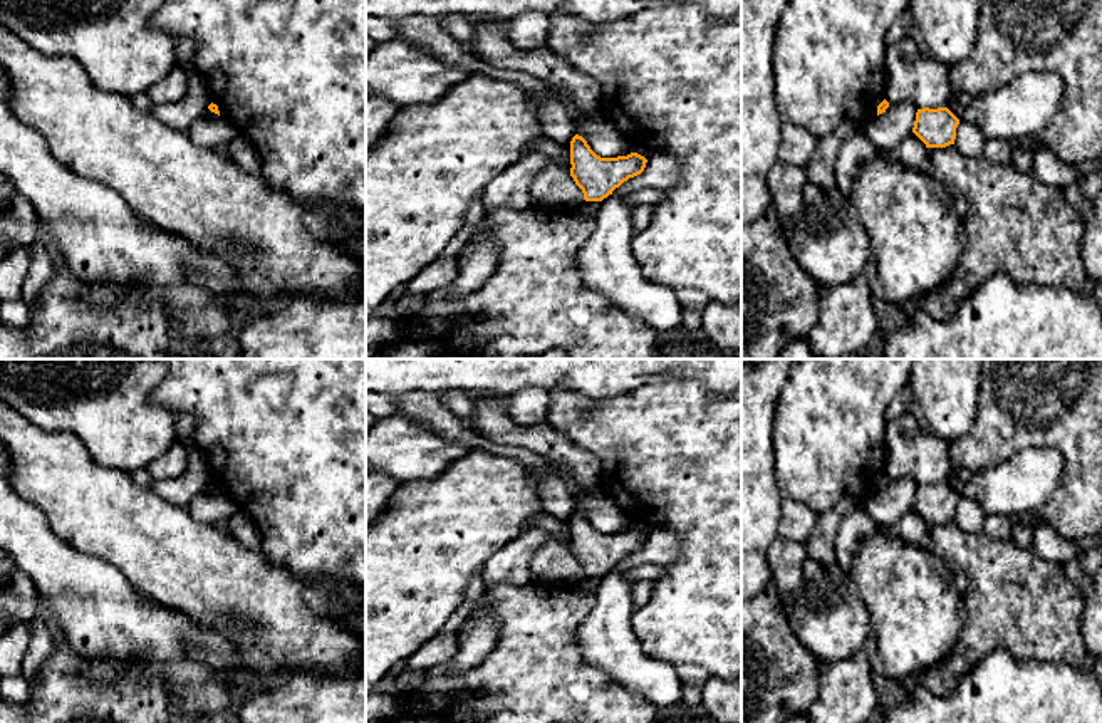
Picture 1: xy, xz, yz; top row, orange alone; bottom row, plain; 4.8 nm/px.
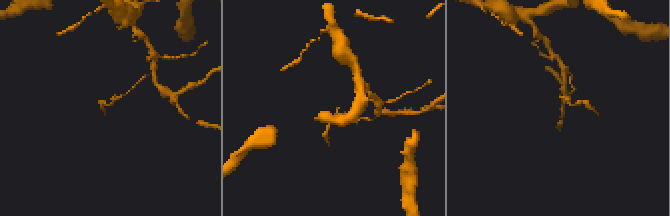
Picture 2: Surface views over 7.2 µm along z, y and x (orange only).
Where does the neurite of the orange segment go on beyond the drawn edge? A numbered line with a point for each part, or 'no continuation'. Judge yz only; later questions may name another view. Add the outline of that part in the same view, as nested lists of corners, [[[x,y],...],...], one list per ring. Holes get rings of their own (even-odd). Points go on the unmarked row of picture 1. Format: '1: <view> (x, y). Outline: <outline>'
no continuation

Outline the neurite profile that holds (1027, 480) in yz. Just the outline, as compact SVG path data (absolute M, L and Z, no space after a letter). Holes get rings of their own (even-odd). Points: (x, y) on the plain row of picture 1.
M1025 448L1010 460L988 466L981 471L969 471L951 466L948 485L959 495L976 502L985 513L1010 517L1018 512L1032 512L1045 505L1060 485L1063 456L1052 448Z

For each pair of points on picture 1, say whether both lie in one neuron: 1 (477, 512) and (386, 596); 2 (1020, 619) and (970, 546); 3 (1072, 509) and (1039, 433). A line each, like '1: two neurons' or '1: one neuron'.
1: one neuron
2: one neuron
3: one neuron

